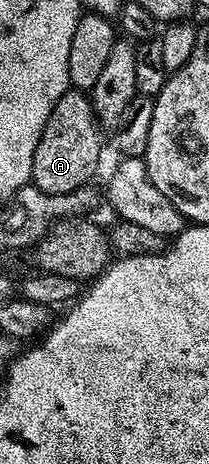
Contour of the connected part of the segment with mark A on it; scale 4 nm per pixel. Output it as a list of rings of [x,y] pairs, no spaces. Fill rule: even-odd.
[[[71,89],[56,101],[44,133],[36,145],[36,157],[32,157],[30,183],[49,195],[73,195],[94,175],[102,159],[102,135],[100,124],[94,117],[94,107],[85,91]]]

